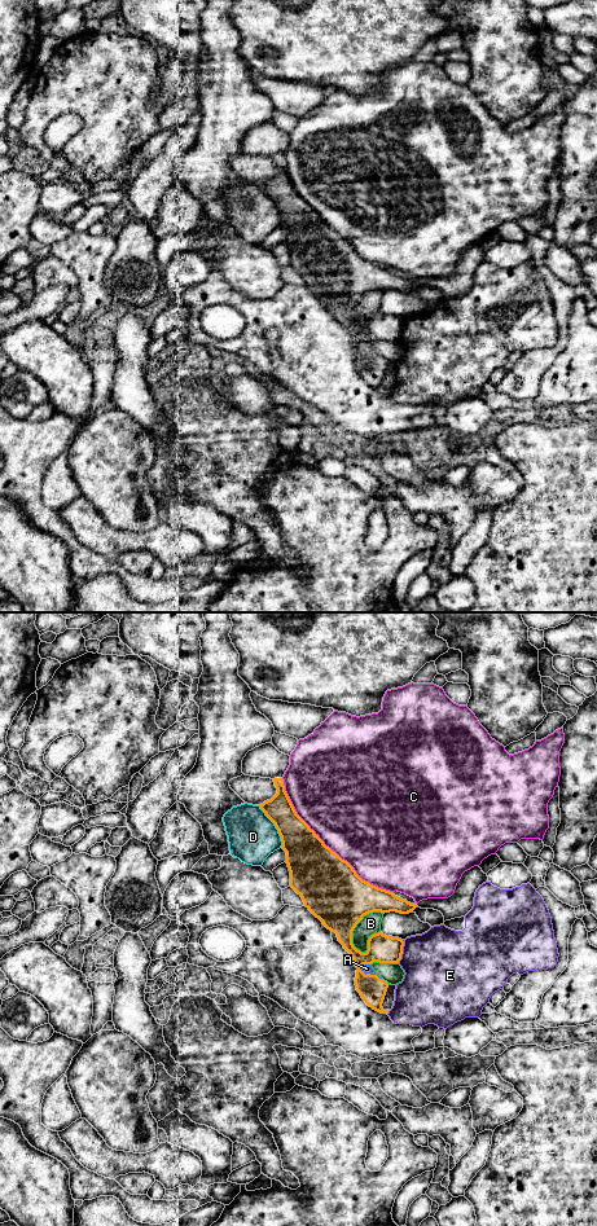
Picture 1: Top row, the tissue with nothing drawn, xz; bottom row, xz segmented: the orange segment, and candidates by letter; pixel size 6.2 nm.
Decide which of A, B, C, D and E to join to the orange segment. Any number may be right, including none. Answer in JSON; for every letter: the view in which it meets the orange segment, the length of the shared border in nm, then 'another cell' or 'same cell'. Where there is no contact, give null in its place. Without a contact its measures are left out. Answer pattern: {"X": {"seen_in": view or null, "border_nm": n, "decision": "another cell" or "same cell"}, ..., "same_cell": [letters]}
{"A": {"seen_in": "xz", "border_nm": 120, "decision": "same cell"}, "B": {"seen_in": "xz", "border_nm": 300, "decision": "another cell"}, "C": {"seen_in": "xz", "border_nm": 1000, "decision": "another cell"}, "D": {"seen_in": "xz", "border_nm": 300, "decision": "another cell"}, "E": {"seen_in": "xz", "border_nm": 150, "decision": "another cell"}, "same_cell": ["A"]}

